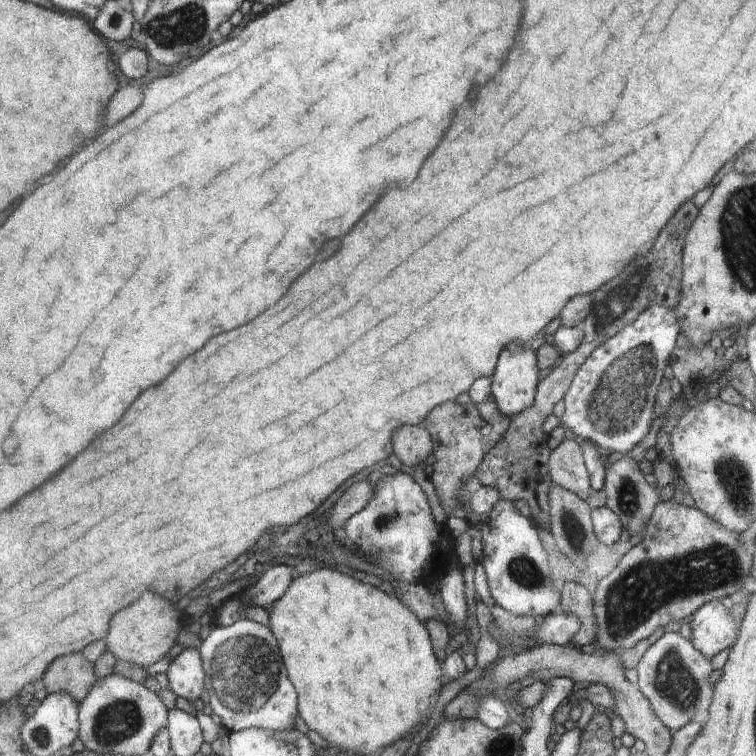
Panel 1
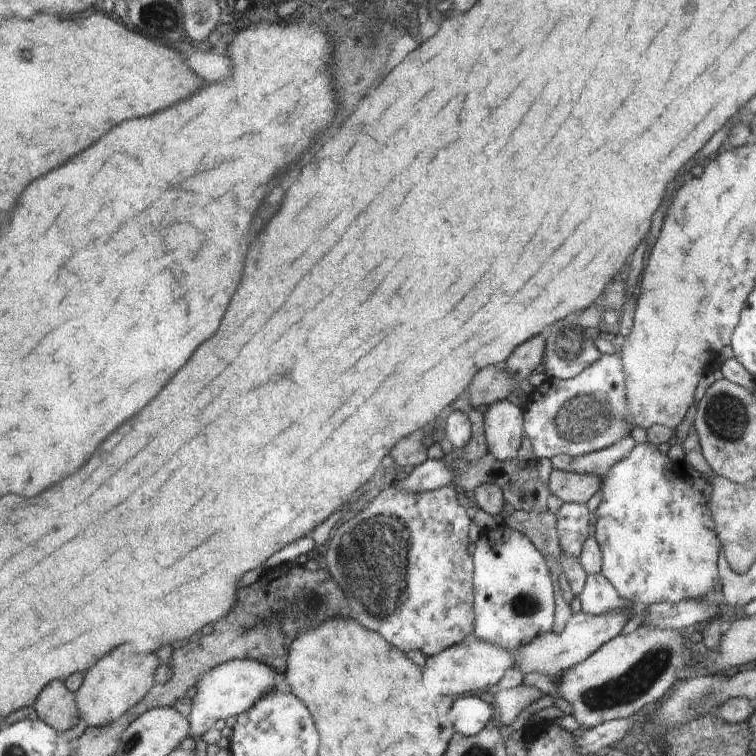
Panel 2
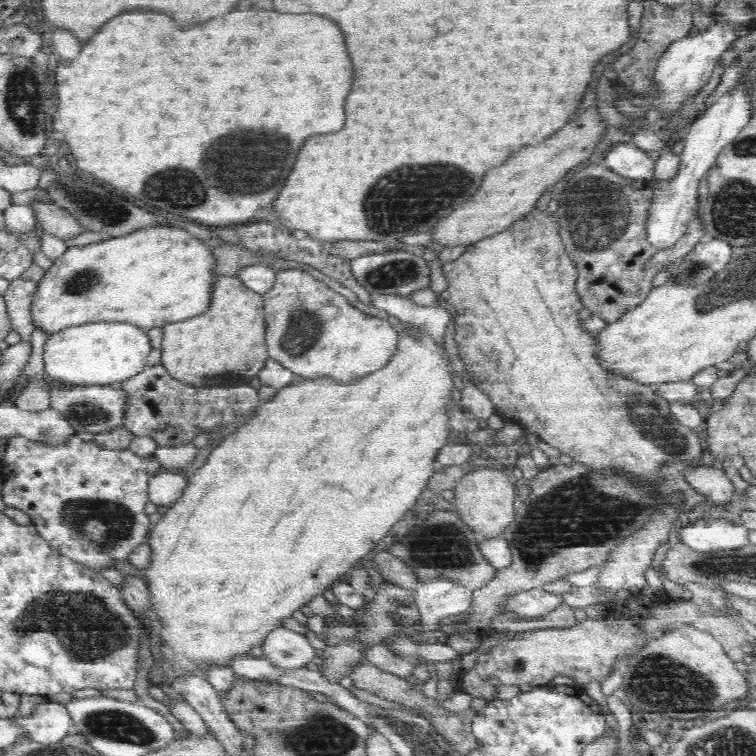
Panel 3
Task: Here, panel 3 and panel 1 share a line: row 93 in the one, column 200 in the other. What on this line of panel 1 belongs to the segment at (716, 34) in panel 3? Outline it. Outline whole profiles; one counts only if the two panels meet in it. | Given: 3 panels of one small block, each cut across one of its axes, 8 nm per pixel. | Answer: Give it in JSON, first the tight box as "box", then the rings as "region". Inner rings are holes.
{"box":[167,648,205,704],"region":[[[183,648],[178,651],[167,671],[169,686],[176,696],[194,704],[205,688],[205,670],[202,670],[198,648]]]}

